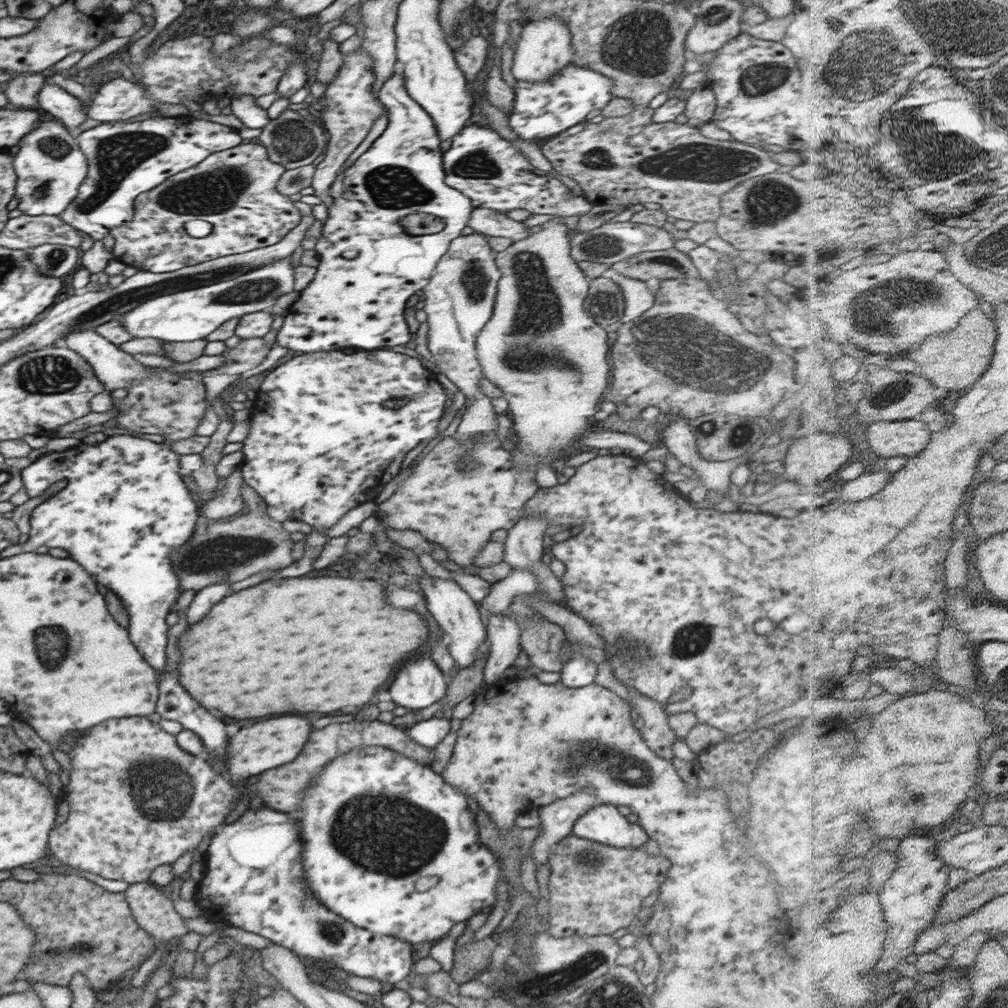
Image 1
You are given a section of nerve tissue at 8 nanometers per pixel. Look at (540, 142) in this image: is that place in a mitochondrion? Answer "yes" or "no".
no

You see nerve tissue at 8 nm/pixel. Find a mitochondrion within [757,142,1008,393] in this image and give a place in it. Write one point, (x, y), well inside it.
(876, 312)

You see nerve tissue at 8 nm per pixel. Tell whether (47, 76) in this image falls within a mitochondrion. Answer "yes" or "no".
no

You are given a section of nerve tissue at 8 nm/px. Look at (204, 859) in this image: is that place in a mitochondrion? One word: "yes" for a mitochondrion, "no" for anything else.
no

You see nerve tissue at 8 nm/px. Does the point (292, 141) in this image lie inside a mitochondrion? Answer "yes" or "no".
yes

